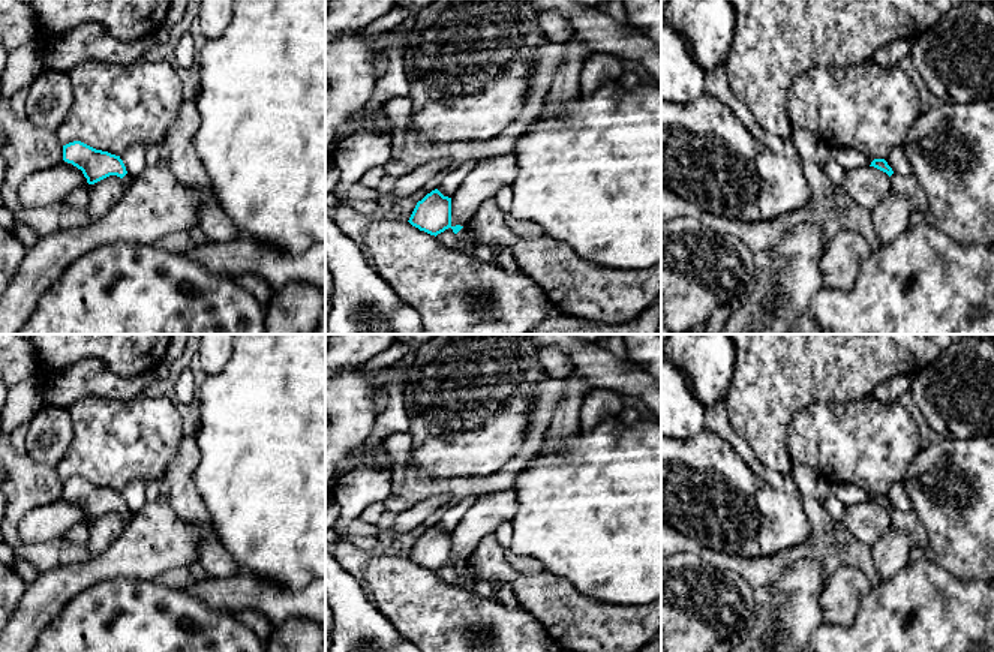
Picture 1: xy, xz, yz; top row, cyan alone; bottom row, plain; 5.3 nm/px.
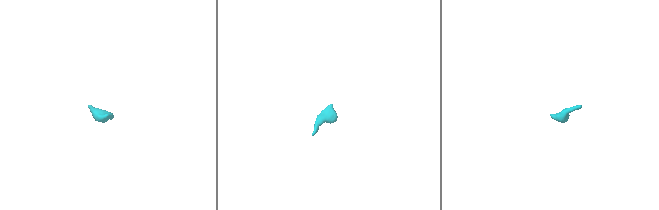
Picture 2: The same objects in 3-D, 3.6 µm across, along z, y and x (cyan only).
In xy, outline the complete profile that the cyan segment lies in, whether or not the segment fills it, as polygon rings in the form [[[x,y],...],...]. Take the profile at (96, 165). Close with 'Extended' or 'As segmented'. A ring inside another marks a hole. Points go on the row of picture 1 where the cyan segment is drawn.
[[[81,141],[63,145],[63,160],[81,169],[88,184],[94,184],[109,175],[120,177],[126,189],[132,183],[132,177],[127,174],[120,156],[96,150]]]. Extended

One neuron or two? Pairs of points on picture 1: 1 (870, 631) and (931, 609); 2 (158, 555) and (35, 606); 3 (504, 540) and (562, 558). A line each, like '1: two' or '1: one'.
1: one
2: one
3: two

